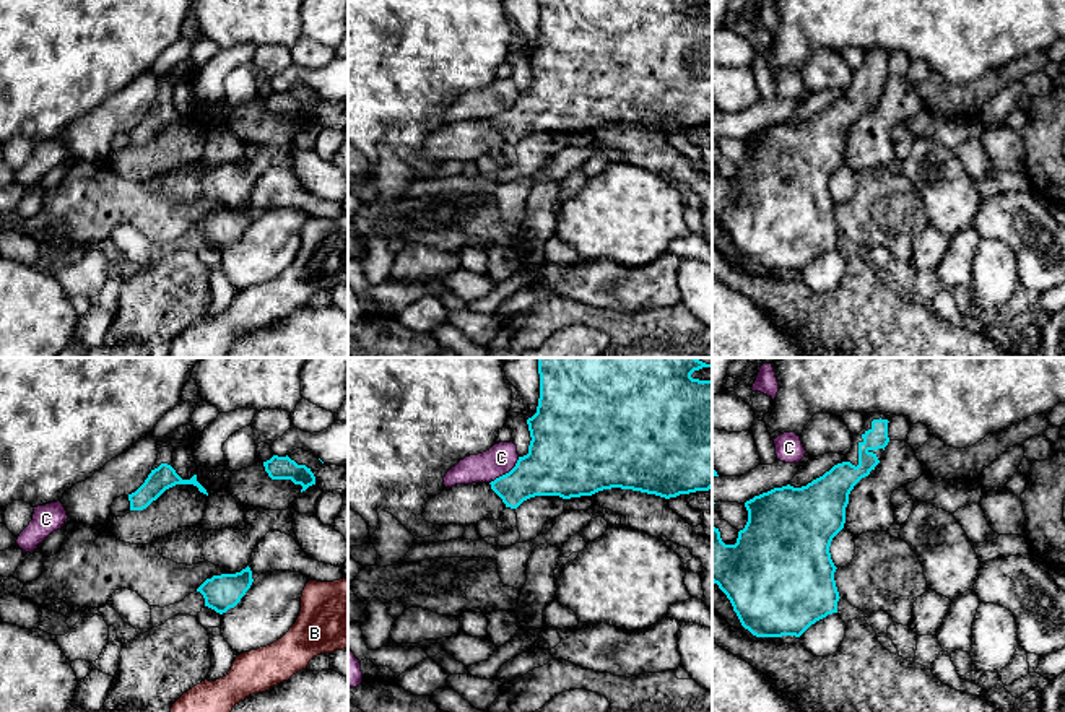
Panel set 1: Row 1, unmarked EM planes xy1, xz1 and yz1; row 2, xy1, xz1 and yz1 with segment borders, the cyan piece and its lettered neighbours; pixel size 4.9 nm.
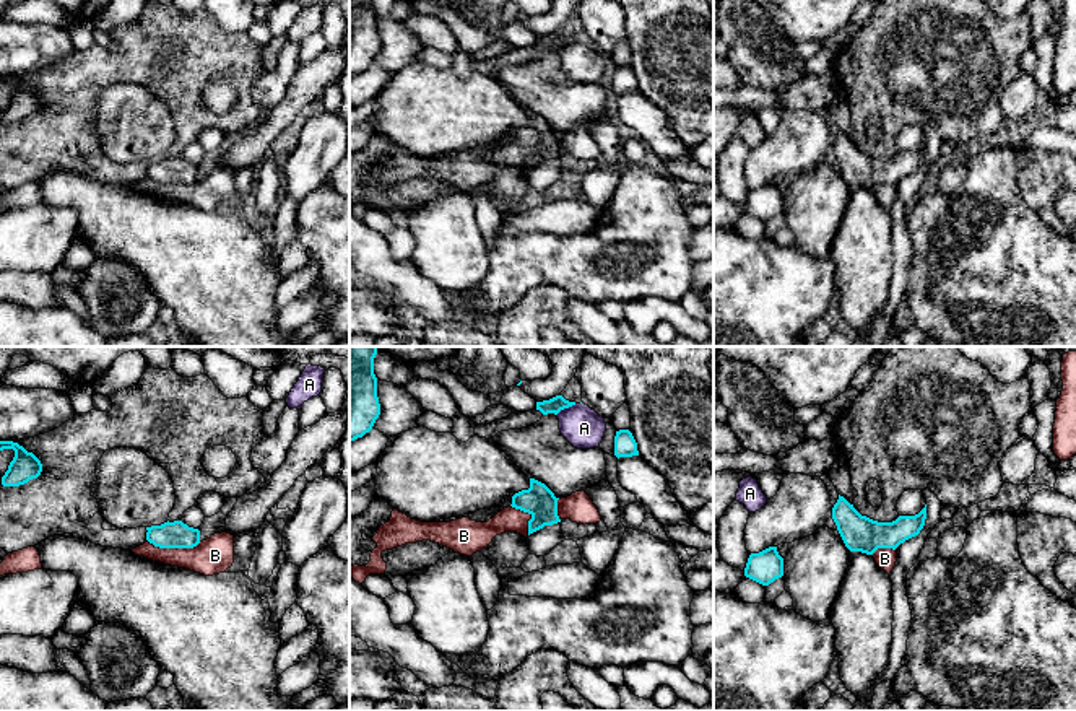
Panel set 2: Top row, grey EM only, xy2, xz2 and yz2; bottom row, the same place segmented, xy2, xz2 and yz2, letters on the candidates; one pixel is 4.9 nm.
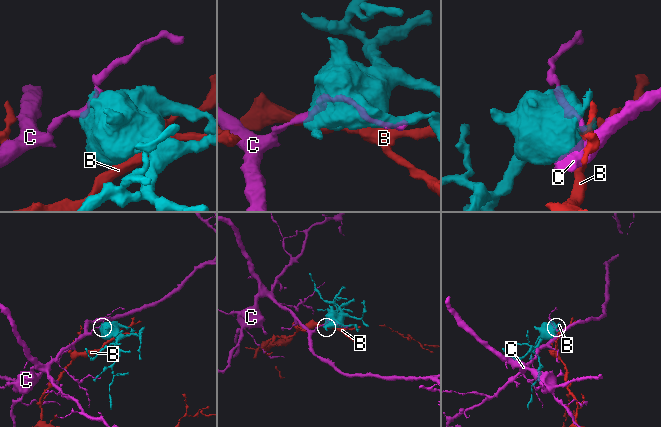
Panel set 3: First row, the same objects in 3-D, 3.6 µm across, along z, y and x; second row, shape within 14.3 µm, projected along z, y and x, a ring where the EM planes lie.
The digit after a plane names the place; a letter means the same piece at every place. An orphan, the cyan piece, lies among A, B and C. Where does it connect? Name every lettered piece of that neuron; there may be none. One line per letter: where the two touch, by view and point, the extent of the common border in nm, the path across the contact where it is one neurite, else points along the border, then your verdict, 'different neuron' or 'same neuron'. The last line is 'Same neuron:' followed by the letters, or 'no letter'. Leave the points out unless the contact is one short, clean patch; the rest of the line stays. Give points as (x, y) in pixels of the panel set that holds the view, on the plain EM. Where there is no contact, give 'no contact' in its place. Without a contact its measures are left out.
A: xz2 (566, 43) | 120 nm | along xz2 (576, 39), (556, 51) | different neuron
B: xy2 (174, 183) | 280 nm | along xy2 (147, 174), (160, 183), (195, 183), (200, 178) | different neuron
C: xz1 (506, 109) | 200 nm | along xz1 (519, 93), (508, 108), (490, 119) | different neuron
Same neuron: no letter

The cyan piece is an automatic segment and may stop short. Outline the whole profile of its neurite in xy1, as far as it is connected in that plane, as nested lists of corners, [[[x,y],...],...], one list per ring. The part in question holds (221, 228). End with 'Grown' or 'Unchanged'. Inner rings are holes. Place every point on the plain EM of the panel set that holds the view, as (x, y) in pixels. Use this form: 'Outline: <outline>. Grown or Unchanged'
Outline: [[[247,202],[246,205],[236,210],[221,210],[206,215],[197,224],[197,228],[203,231],[205,242],[223,250],[241,237],[241,234],[250,224],[252,218],[252,206]]]. Unchanged

